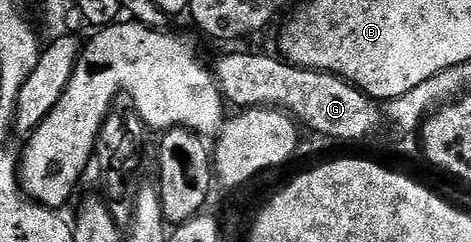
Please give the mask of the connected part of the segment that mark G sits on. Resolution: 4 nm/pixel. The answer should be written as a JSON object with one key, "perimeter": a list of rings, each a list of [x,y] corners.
{"perimeter":[[[229,52],[226,56],[219,57],[217,64],[212,65],[215,87],[232,107],[234,104],[234,109],[278,109],[289,113],[298,125],[305,127],[306,124],[311,131],[318,132],[321,136],[330,136],[333,139],[330,141],[333,142],[364,141],[361,139],[371,135],[376,130],[377,123],[382,123],[382,113],[373,97],[360,92],[354,84],[348,84],[342,76],[337,76],[334,72],[319,72],[315,68],[300,68],[298,64],[290,64],[288,60],[274,56],[264,56],[261,52]]]}

